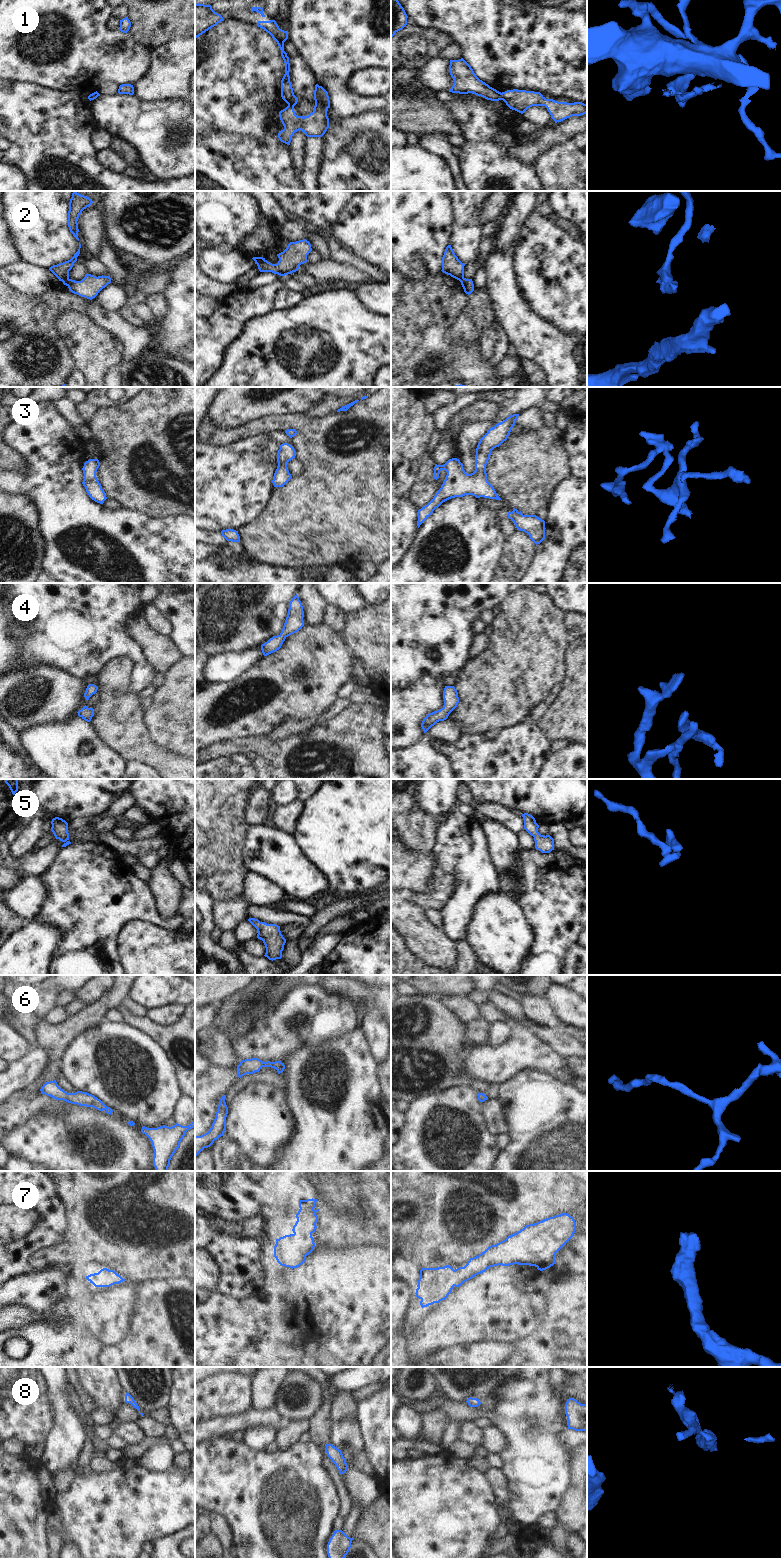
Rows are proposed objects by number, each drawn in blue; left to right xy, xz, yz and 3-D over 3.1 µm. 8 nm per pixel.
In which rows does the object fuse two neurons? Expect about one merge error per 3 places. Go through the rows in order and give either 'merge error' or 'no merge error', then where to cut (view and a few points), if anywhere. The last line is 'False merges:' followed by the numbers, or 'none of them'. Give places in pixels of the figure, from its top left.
1: merge error | yz (500, 93), (502, 99)
2: merge error | xy (68, 277), (61, 280)
3: no merge error | no cut
4: no merge error | no cut
5: no merge error | no cut
6: no merge error | no cut
7: no merge error | no cut
8: no merge error | no cut
False merges: 1, 2

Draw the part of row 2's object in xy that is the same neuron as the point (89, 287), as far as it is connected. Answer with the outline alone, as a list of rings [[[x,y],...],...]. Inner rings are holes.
[[[87,273],[81,281],[66,278],[62,282],[72,293],[92,300],[103,288],[111,283],[111,278],[103,275],[96,277]]]

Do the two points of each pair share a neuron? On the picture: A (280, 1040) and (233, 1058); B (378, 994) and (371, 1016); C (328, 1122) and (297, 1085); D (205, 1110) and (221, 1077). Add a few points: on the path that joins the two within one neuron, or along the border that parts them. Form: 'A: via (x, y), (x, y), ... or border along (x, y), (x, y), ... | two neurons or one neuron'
A: border along (232, 1040), (237, 1054), (242, 1059) | two neurons
B: border along (367, 1008), (374, 1007), (380, 1014) | two neurons
C: via (319, 1113), (306, 1100), (306, 1094) | one neuron
D: via (205, 1102), (205, 1093), (213, 1085) | one neuron

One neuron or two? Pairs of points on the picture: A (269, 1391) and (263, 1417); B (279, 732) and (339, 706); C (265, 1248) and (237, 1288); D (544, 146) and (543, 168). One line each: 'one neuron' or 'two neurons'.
A: two neurons
B: one neuron
C: one neuron
D: two neurons

